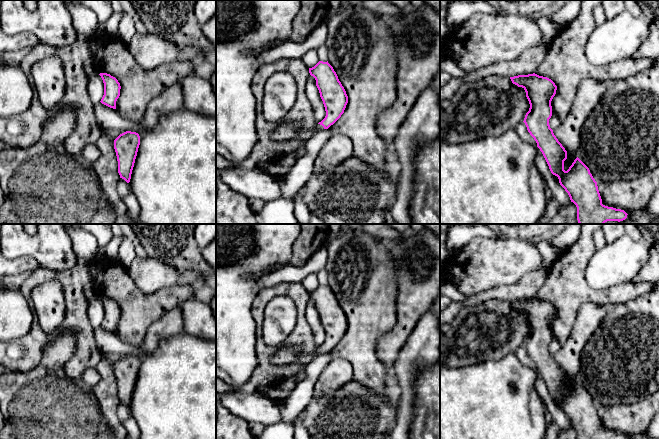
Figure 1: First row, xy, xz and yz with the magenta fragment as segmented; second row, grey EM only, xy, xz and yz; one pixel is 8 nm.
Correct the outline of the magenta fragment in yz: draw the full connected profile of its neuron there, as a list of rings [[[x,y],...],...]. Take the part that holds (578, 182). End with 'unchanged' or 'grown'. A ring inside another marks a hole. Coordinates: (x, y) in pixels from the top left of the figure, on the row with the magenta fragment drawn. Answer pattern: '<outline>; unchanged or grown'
[[[535,73],[510,77],[513,84],[522,87],[526,92],[530,108],[524,118],[528,132],[537,143],[542,152],[551,173],[558,177],[560,185],[568,193],[571,202],[577,207],[577,220],[579,224],[604,224],[607,221],[623,221],[627,218],[624,210],[608,207],[602,204],[597,182],[590,173],[589,168],[577,157],[567,171],[564,170],[564,161],[567,159],[567,151],[558,141],[550,128],[549,119],[552,116],[551,101],[556,94],[555,83]]]; unchanged

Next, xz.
[[[319,61],[314,67],[309,68],[309,73],[316,80],[326,111],[325,118],[315,128],[315,131],[319,132],[328,129],[341,117],[348,103],[348,96],[328,61]]]; grown

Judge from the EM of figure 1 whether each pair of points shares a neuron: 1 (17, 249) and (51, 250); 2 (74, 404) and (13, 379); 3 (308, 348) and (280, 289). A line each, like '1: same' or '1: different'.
1: same
2: same
3: same

